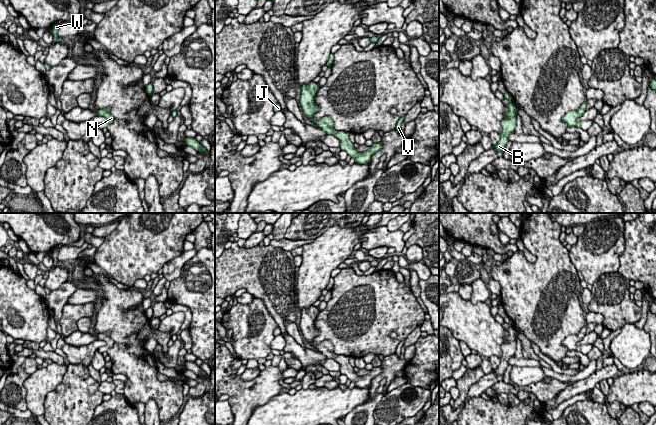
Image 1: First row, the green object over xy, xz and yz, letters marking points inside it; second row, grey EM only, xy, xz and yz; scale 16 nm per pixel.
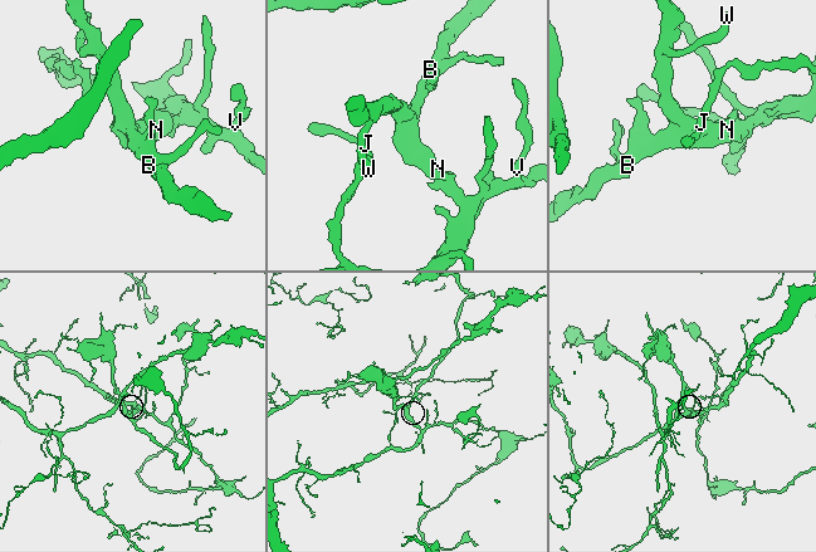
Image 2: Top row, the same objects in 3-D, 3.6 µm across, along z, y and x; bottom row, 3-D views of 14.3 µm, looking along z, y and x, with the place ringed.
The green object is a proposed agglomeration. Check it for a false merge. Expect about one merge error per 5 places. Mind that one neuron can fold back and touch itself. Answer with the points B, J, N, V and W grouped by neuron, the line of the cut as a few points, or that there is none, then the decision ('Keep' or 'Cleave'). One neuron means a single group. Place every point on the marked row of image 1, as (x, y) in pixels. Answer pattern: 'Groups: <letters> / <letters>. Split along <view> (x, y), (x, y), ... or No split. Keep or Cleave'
Groups: B J N V W. No split. Keep

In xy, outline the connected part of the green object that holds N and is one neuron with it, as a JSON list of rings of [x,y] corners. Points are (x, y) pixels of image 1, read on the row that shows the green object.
[[[110,108],[107,109],[99,109],[97,110],[97,116],[103,116],[106,118],[105,122],[102,122],[98,125],[100,129],[107,127],[110,123],[114,121],[114,116],[110,113]]]

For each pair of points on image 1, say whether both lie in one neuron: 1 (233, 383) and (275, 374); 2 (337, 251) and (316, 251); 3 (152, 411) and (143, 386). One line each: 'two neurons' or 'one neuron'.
1: one neuron
2: one neuron
3: two neurons

